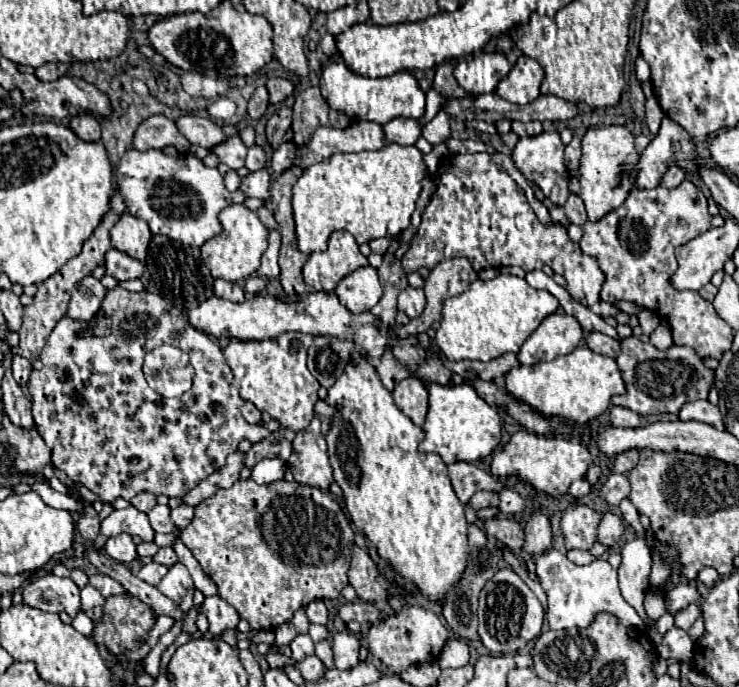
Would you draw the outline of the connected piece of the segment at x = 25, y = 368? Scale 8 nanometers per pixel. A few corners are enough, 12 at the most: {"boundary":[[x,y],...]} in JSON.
{"boundary":[[13,357],[13,377],[25,387],[31,363],[21,357]]}

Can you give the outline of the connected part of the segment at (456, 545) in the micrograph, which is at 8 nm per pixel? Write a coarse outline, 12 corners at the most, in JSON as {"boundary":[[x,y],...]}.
{"boundary":[[361,353],[325,401],[353,525],[443,605],[469,523]]}

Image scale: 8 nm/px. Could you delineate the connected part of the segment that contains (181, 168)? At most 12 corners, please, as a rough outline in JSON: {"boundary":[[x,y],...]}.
{"boundary":[[129,149],[127,211],[193,247],[221,233],[221,173],[195,155]]}

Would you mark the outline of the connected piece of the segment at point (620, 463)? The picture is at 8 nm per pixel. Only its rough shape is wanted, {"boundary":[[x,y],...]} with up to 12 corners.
{"boundary":[[639,451],[619,453],[611,473],[627,473],[637,465]]}

